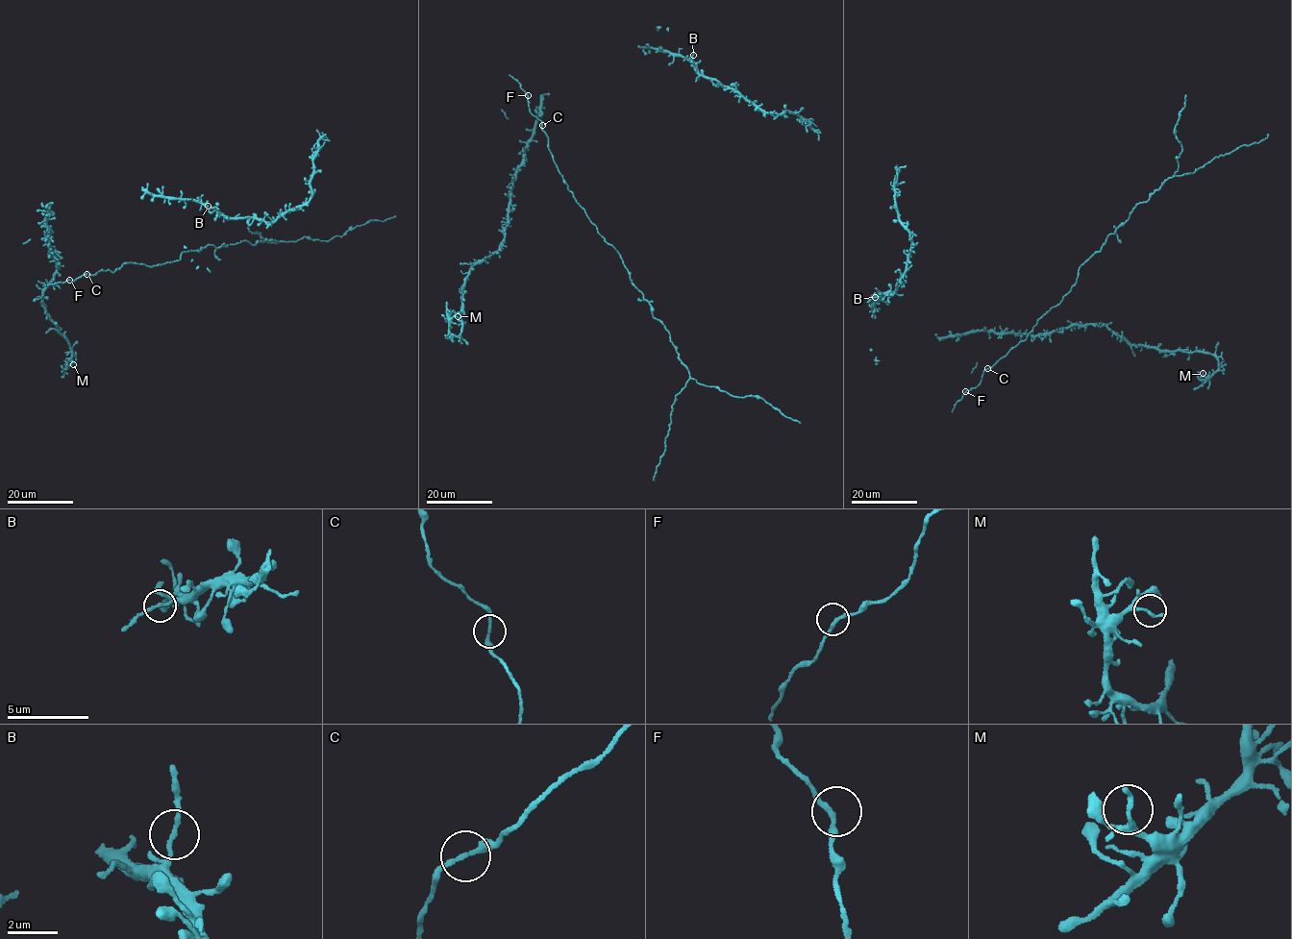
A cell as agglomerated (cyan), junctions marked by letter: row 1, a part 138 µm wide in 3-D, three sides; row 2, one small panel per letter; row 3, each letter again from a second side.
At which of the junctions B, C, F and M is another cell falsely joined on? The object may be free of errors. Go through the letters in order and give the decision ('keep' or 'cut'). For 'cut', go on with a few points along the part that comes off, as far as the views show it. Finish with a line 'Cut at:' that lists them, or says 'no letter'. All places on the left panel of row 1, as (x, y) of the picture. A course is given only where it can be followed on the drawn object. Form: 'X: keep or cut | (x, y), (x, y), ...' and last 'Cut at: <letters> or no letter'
B: keep
C: keep
F: keep
M: keep
Cut at: no letter

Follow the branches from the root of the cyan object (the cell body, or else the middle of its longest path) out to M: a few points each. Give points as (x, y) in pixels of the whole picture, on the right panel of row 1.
M: (1021, 336), (1103, 323), (1130, 343), (1209, 353), (1218, 360), (1217, 369), (1207, 377), (1203, 373)

